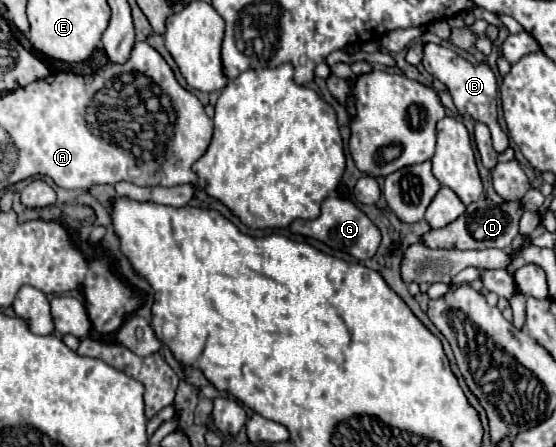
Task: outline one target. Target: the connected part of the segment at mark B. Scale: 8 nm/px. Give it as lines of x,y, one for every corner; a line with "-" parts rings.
426,44
424,46
424,68
434,78
438,78
440,82
446,84
460,114
470,116
472,120
486,124
492,134
492,126
498,126
498,102
496,102
498,86
496,86
496,76
486,62
470,64
466,58
458,56
450,48
444,48
438,44

